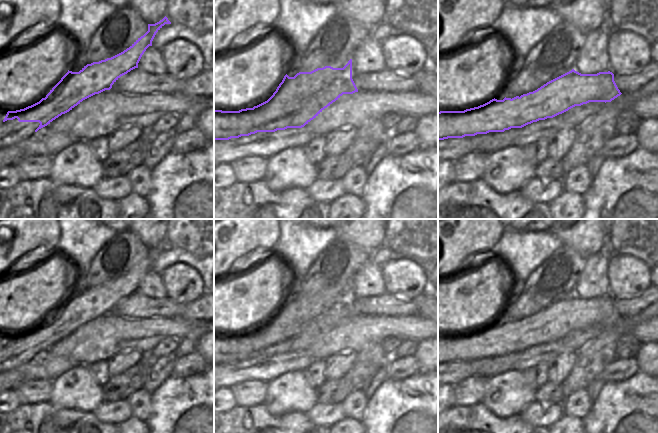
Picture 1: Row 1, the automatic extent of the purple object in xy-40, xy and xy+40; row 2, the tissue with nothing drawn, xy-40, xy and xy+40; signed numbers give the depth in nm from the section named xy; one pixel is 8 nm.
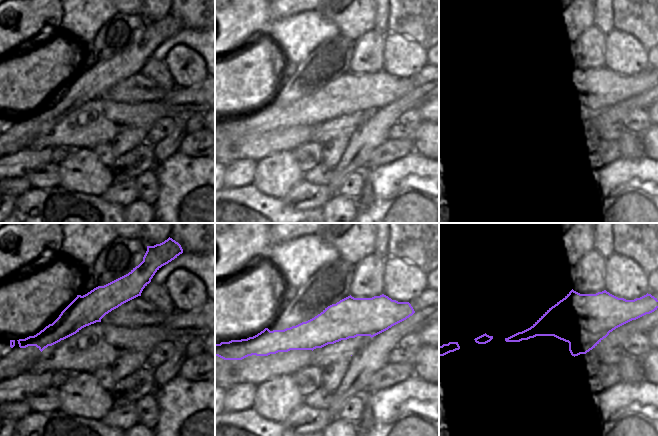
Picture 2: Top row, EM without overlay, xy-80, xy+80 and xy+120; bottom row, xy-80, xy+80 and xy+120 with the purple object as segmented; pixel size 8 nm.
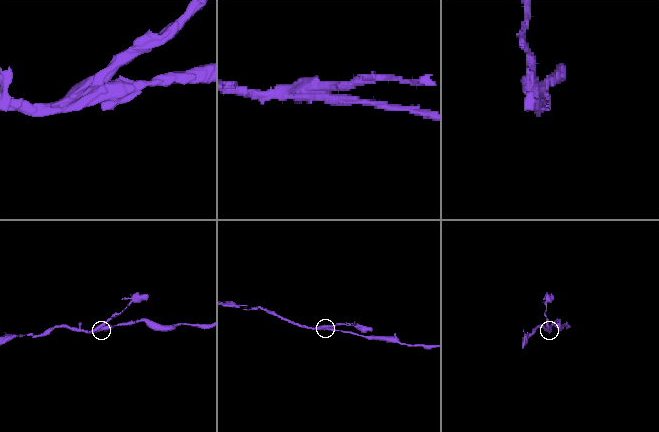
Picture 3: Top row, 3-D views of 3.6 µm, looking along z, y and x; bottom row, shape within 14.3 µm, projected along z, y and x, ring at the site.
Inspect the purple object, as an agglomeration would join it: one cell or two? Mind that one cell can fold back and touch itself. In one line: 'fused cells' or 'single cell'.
fused cells

